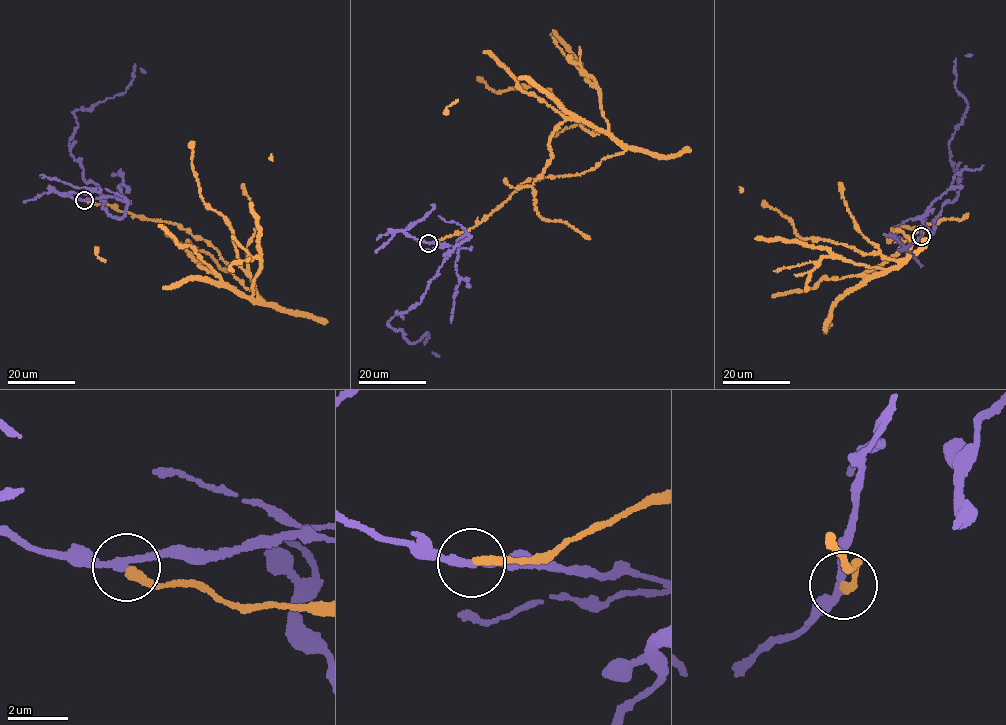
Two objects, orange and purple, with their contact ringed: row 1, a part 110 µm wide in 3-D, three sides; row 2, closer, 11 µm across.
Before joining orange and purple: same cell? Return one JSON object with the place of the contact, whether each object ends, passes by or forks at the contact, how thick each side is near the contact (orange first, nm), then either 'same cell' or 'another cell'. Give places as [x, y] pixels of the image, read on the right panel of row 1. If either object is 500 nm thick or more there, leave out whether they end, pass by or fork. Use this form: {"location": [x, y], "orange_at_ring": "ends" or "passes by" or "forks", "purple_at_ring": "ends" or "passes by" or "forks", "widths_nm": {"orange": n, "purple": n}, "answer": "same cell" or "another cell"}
{"location": [921, 236], "orange_at_ring": "ends", "purple_at_ring": "passes by", "widths_nm": {"orange": 280, "purple": 200}, "answer": "another cell"}

